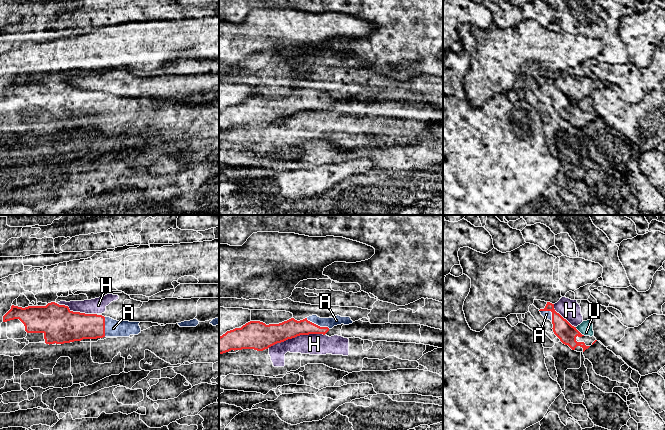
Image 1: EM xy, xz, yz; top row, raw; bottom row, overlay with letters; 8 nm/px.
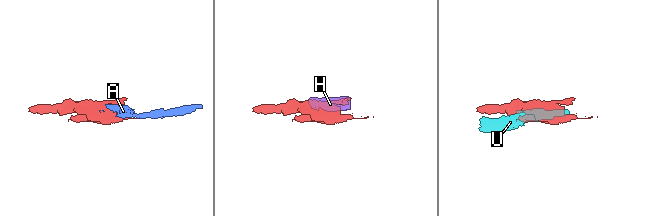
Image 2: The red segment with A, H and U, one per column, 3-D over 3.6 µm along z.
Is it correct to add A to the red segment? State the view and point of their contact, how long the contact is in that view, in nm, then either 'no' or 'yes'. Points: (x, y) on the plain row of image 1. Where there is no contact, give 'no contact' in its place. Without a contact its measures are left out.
contact xz (317, 101); length 200 nm; yes

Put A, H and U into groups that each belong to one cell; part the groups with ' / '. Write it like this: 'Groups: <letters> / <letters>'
Groups: A / H U

